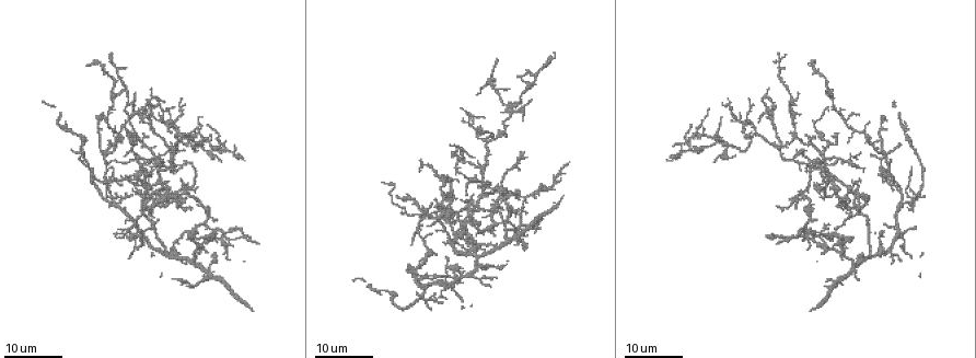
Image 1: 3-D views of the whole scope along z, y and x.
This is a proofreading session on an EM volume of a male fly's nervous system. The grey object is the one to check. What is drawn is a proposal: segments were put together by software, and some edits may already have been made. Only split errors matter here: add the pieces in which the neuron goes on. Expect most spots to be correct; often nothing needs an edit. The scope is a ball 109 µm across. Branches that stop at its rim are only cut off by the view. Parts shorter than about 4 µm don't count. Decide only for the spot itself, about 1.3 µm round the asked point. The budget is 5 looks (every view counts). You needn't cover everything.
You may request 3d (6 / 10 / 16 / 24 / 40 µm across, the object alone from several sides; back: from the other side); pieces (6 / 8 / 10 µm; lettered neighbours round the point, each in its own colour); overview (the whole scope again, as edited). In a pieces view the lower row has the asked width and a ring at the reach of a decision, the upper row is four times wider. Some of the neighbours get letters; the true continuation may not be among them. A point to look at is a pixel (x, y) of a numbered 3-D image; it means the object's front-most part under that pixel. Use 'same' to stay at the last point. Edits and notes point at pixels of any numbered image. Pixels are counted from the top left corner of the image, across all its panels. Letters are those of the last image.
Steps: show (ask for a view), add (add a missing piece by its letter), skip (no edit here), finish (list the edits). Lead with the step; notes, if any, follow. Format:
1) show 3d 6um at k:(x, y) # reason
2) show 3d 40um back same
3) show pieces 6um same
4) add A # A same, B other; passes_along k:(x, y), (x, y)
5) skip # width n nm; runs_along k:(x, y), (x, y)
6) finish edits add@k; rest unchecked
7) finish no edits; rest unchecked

show 3d 24um at 1:(521, 152) # branch stops here

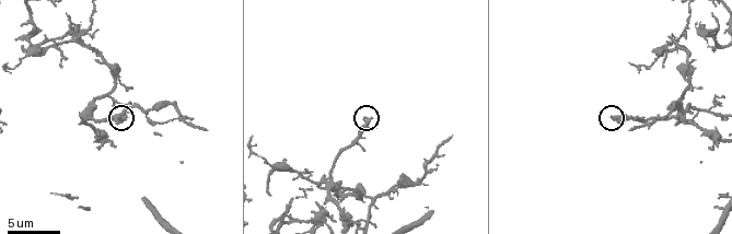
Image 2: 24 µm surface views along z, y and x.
show pieces 8um at 2:(371, 120)

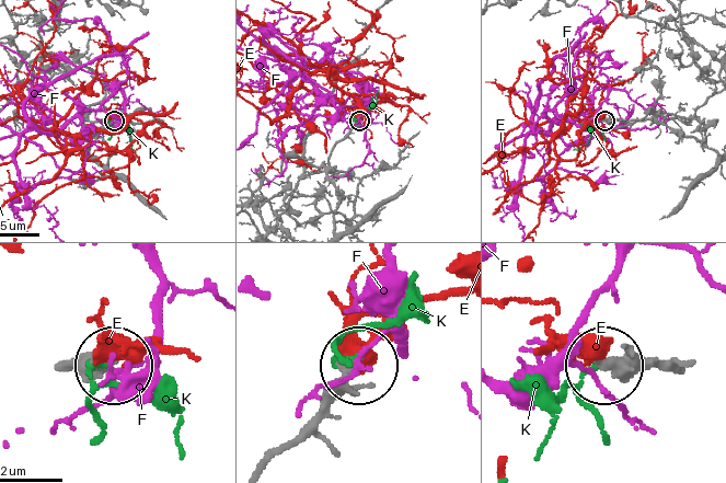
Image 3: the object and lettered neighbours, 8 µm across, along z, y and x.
skip # E other, F other, K other; runs_along 3:(661, 368), (601, 364); no lettered piece goes on from it

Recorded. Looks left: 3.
show 3d 24um at 1:(674, 146) # free end

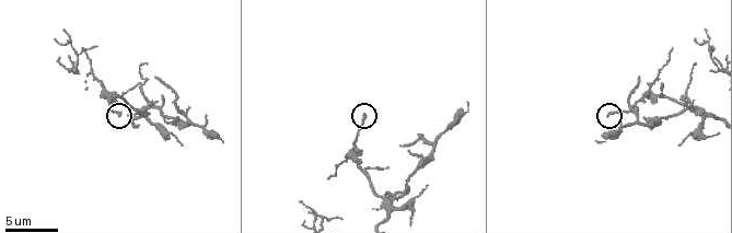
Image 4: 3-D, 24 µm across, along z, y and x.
show pieces 10um at 4:(611, 115) # see the neighbours

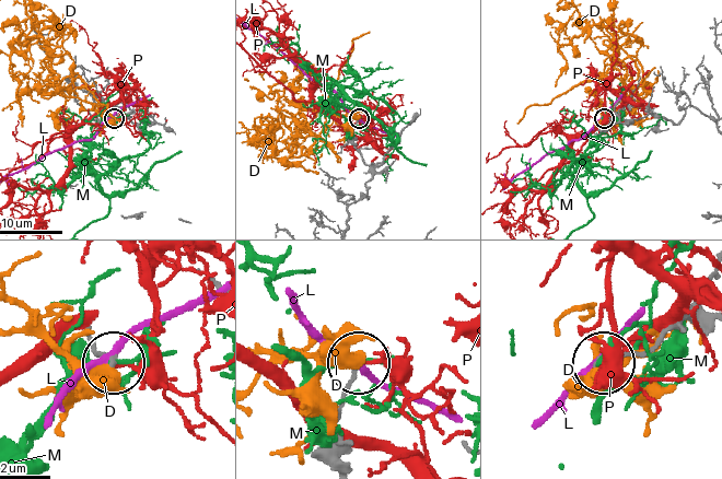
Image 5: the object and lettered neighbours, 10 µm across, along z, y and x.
skip # D other, L other, M other, P other; no lettered piece goes on from it

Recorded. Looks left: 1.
show pieces 8um at 2:(52, 192) # tapers out

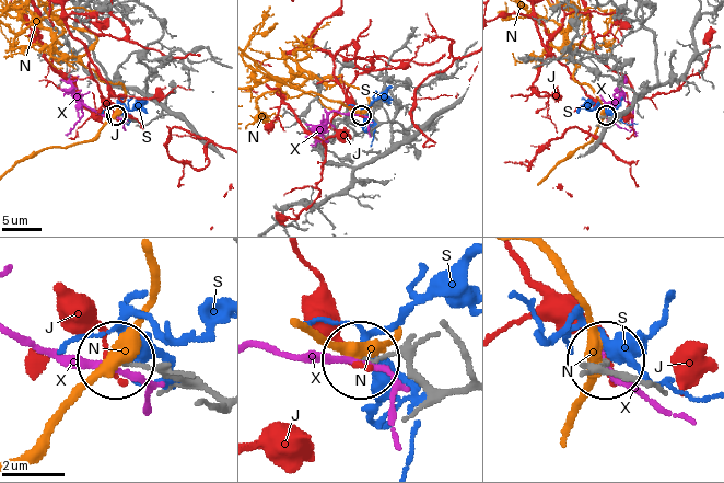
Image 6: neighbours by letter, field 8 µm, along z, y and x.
skip # J other, N other, S other, X other; runs_along 6:(460, 391), (438, 389), (390, 352), (361, 360); no lettered piece goes on from it

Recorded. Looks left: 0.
finish no edits; rest unchecked

